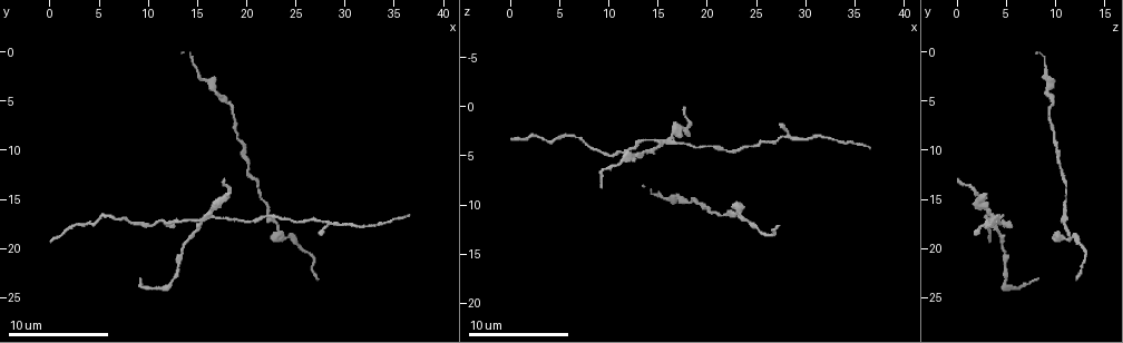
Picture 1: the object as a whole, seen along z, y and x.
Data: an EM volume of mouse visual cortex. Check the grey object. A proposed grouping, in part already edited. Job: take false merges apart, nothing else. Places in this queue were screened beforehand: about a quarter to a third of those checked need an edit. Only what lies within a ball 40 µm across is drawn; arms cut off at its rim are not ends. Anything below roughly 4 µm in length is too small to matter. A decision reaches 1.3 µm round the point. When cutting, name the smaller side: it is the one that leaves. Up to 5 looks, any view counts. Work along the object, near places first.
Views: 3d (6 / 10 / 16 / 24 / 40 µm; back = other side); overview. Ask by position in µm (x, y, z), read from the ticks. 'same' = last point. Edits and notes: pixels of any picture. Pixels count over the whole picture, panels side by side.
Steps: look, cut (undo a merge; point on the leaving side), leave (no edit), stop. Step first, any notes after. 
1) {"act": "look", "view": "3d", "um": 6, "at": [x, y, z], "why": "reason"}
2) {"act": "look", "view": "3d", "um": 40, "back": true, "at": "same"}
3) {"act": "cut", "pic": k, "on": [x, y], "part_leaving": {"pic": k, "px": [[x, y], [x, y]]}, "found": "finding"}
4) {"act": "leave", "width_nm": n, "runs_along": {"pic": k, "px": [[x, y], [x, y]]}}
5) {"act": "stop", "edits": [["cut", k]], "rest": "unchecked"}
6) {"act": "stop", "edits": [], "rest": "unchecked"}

{"act": "look", "view": "3d", "um": 10, "at": [23.0, 18.8, 10.8]}

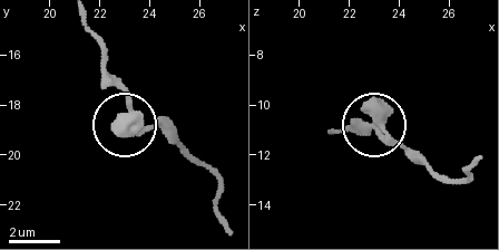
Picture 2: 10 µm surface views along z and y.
{"act": "leave", "width_nm": 350, "found": "one neuron here"}

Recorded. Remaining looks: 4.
{"act": "look", "view": "3d", "um": 10, "at": [27.6, 17.4, 3.4], "why": "calibre changes"}

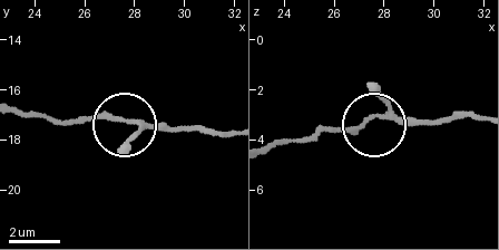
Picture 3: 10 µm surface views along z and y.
{"act": "leave", "runs_along": {"pic": 3, "px": [[20, 111], [52, 122], [109, 115], [209, 128]]}, "found": "continuous, no second neuron"}

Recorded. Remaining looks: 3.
{"act": "look", "view": "3d", "um": 10, "at": [16.0, 16.4, 3.2], "why": "side arm on a straight run"}

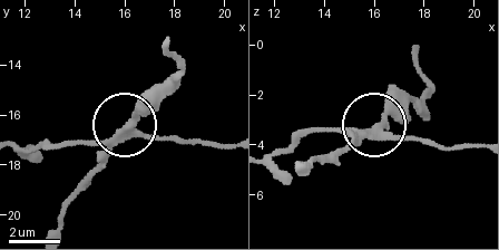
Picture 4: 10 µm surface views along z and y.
{"act": "cut", "pic": 4, "on": [138, 113], "part_leaving": {"pic": 4, "px": [[123, 140], [74, 198], [60, 230]]}, "found": "two neurons meet here"}

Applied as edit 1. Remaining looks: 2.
{"act": "stop", "edits": [["cut", 4]], "rest": "unchecked"}

